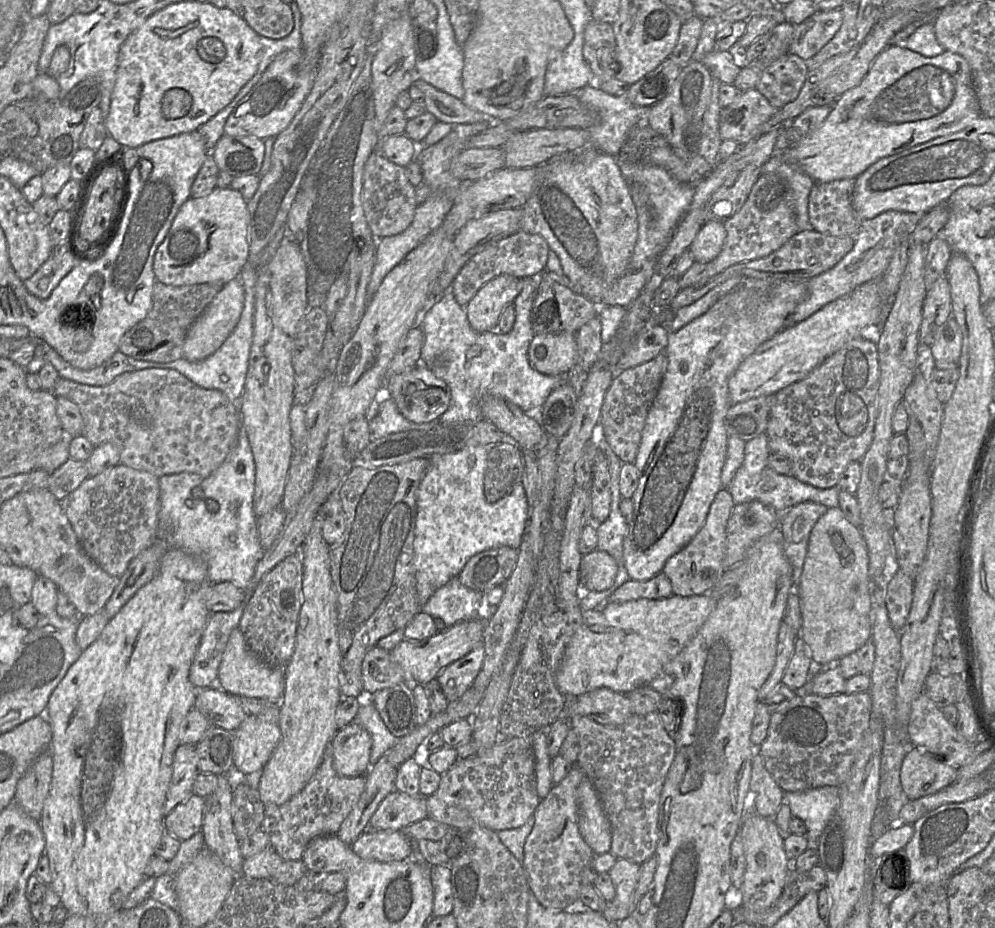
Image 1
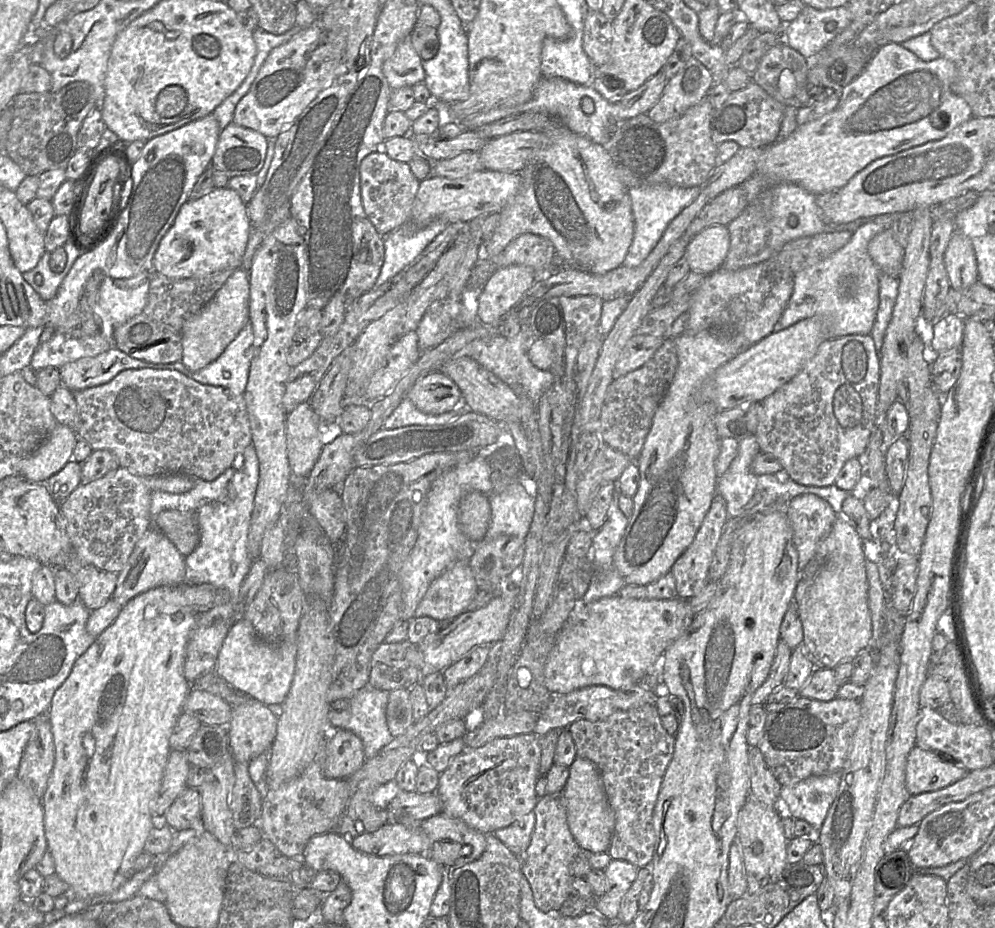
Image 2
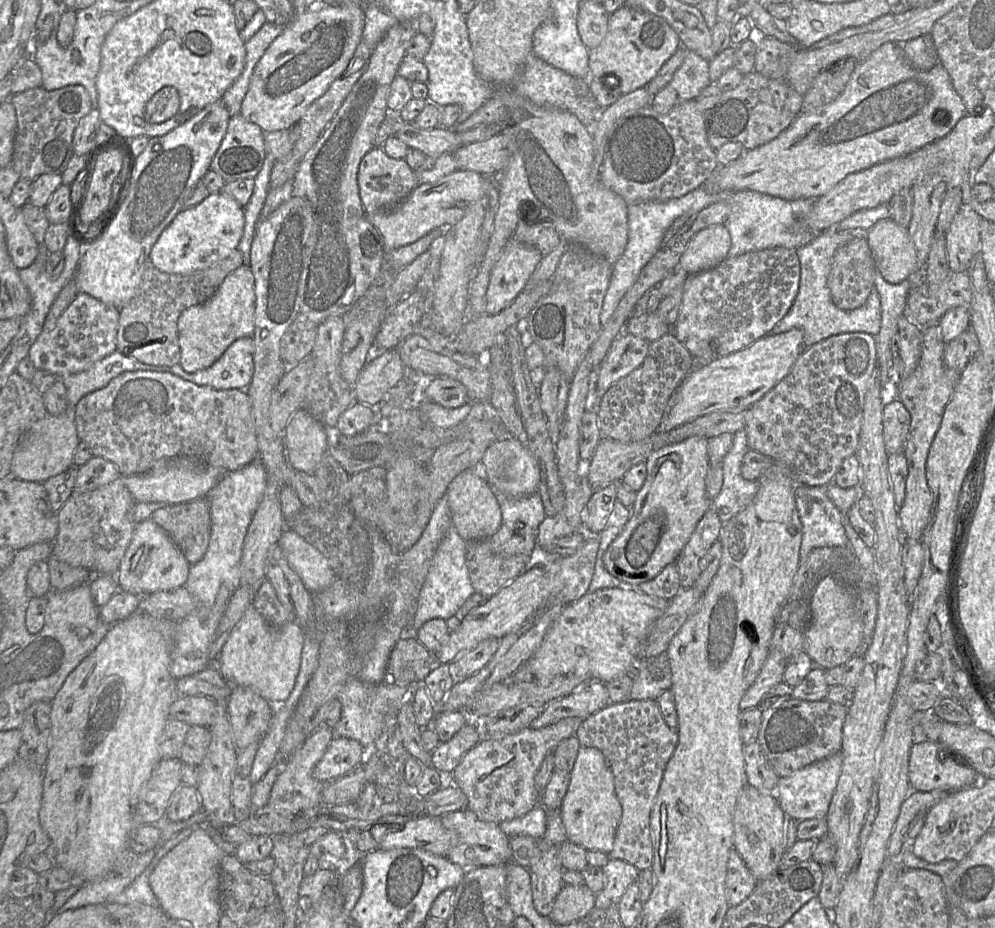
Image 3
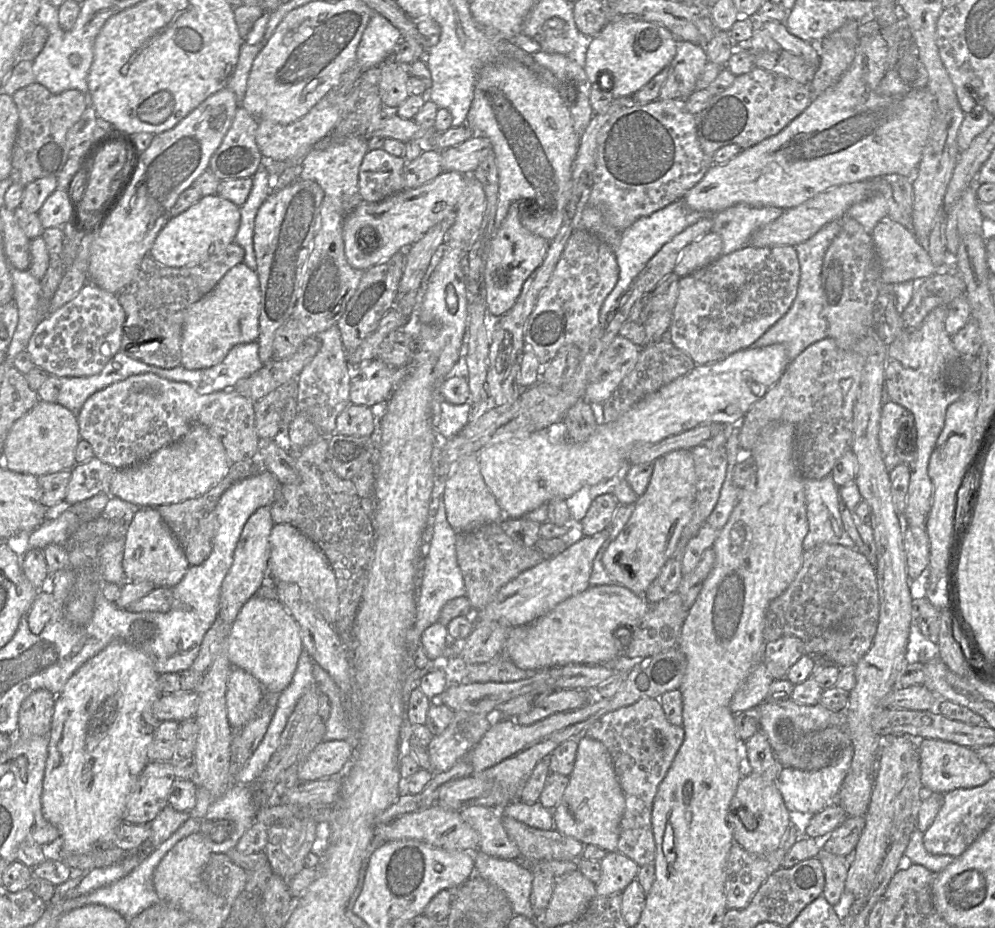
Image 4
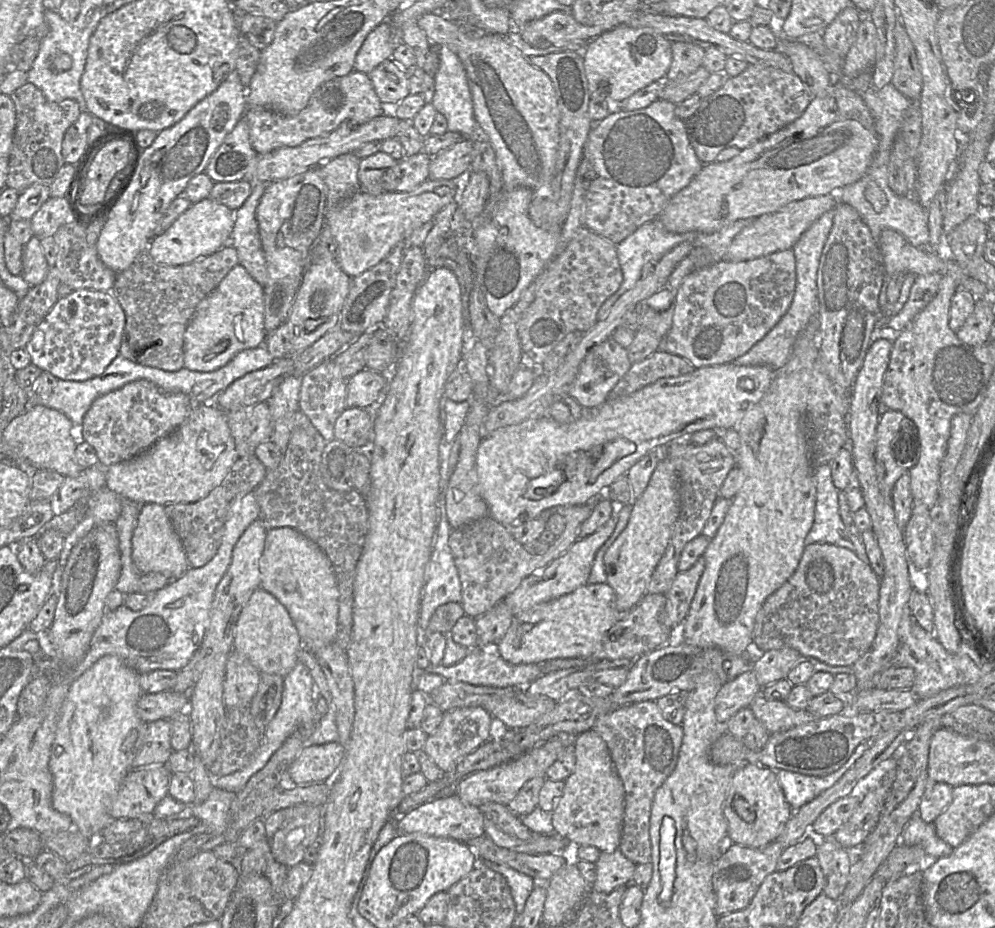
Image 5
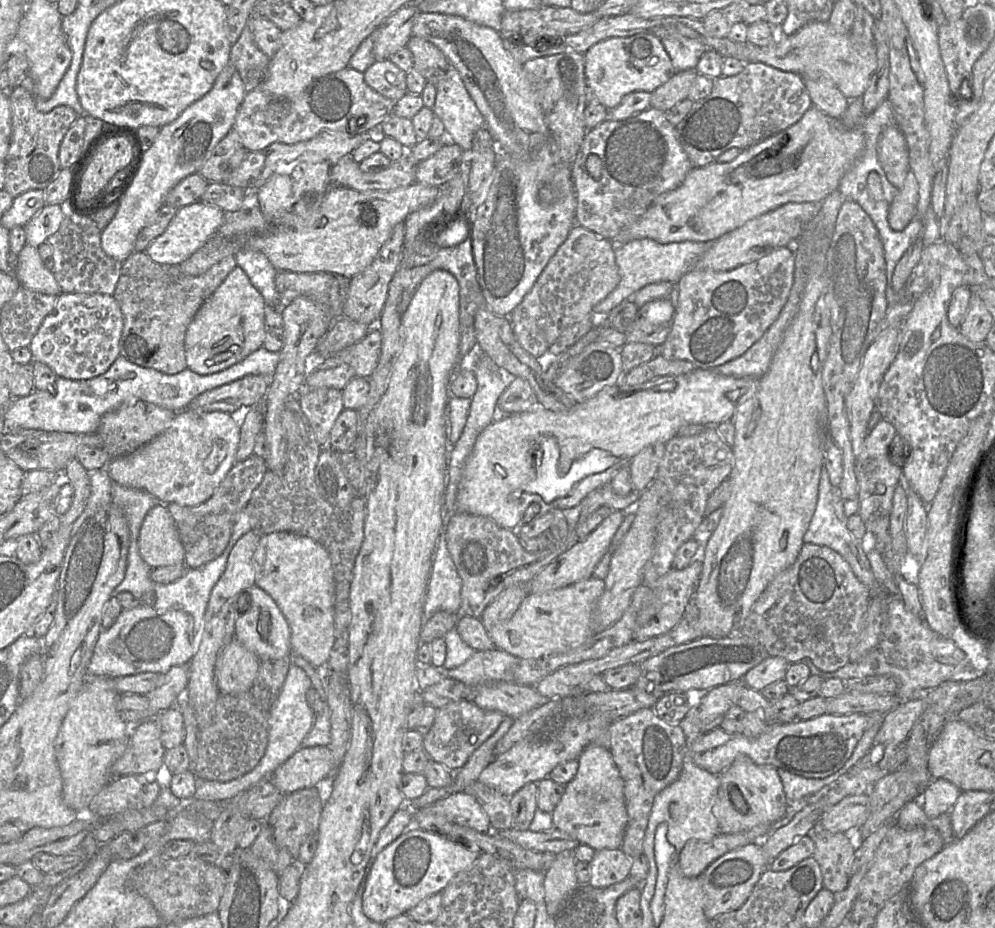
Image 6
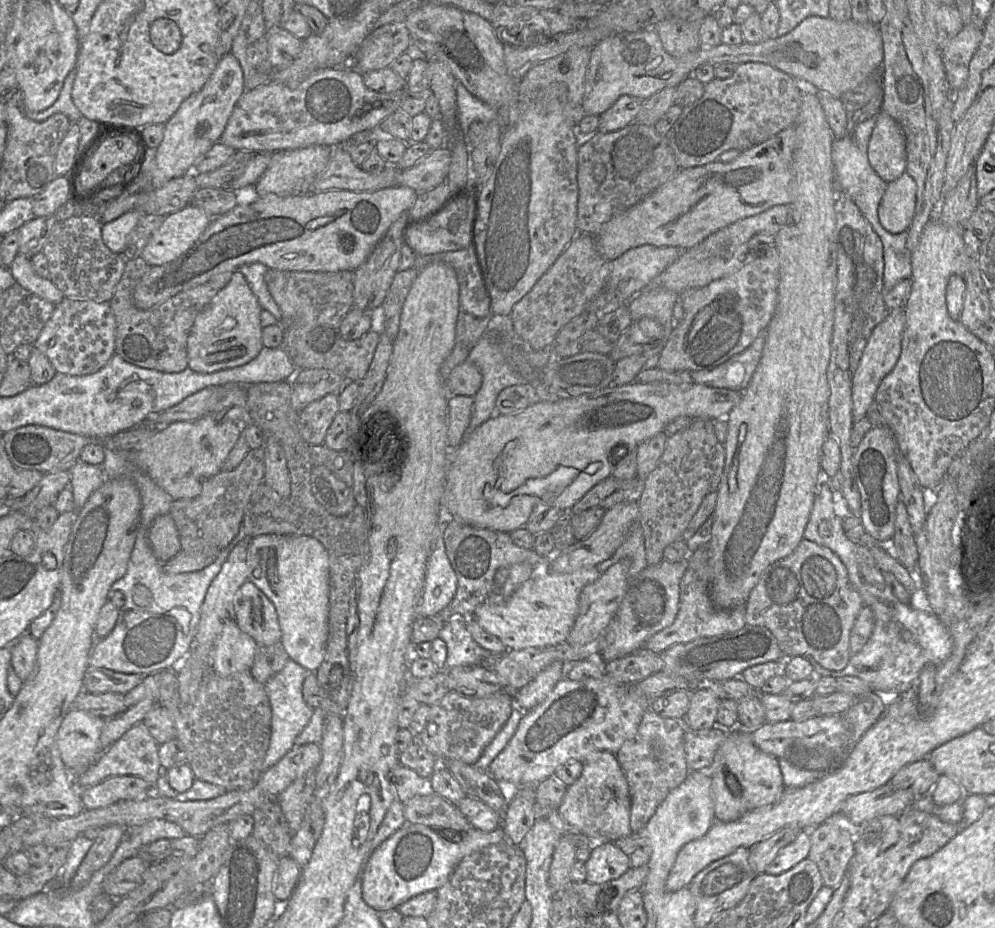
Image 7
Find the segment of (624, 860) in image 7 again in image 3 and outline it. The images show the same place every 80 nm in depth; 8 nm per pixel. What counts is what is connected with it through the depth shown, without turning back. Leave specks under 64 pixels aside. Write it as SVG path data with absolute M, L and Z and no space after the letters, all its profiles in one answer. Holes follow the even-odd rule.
M609 858L602 870L605 885L596 893L594 907L605 909L619 903L627 887L638 881L639 870L634 865L616 858Z

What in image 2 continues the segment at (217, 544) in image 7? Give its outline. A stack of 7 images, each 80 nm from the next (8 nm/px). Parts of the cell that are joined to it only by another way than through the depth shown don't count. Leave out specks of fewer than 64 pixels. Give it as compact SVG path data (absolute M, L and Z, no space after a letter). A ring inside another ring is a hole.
M165 510L154 521L154 527L160 530L187 557L199 546L200 528L196 513Z

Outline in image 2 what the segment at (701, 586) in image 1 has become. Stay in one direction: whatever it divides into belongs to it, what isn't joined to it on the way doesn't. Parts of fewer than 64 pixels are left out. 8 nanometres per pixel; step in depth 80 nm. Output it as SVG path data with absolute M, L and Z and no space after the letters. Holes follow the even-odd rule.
M717 493L712 500L710 509L704 517L694 540L670 569L676 581L677 597L690 599L699 594L709 581L709 568L728 518L726 501Z

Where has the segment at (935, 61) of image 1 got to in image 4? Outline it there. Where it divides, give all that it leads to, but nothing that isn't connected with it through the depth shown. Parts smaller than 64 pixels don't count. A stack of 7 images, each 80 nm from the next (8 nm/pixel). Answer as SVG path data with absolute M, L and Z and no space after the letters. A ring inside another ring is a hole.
M880 32L858 38L855 57L849 68L844 72L836 84L823 93L814 96L808 107L777 134L772 135L749 148L743 149L736 157L725 163L713 163L702 179L683 196L686 204L690 208L706 214L715 214L740 203L751 206L776 206L785 210L795 207L831 187L842 184L864 181L879 176L891 177L893 175L909 177L912 182L912 178L917 173L918 165L921 161L921 156L928 139L929 129L935 110L935 102L933 95L926 87L912 88L910 92L902 95L887 95L880 93L879 84L887 73L887 55L887 43Z

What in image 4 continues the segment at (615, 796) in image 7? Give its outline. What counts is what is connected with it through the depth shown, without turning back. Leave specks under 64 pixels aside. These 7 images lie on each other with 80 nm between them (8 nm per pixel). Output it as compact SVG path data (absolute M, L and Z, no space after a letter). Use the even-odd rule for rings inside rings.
M582 734L578 738L574 767L568 777L569 783L564 794L552 811L554 828L584 845L595 845L605 852L615 851L625 797L606 746Z

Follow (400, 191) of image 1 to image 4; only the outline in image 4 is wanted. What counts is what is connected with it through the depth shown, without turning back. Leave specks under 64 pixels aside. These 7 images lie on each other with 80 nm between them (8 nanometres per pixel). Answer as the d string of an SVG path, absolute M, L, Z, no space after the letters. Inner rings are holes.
M383 148L368 151L364 156L359 169L359 192L363 201L380 202L393 194L405 189L403 170L406 160L395 157Z

